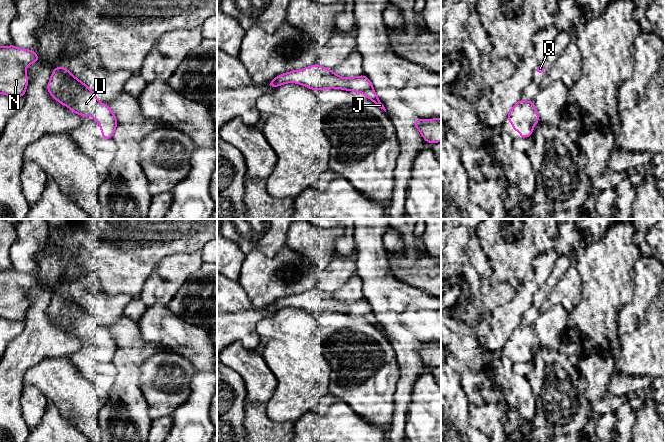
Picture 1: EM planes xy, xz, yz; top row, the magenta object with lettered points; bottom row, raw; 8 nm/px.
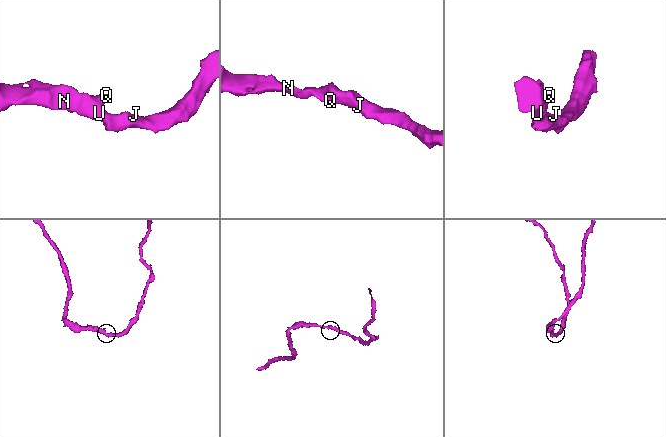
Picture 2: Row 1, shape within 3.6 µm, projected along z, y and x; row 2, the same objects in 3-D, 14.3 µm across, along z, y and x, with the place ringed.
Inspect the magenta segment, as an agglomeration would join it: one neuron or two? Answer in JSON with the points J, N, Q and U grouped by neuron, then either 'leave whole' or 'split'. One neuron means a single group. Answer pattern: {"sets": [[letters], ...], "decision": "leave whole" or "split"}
{"sets": [["J", "N", "Q", "U"]], "decision": "leave whole"}

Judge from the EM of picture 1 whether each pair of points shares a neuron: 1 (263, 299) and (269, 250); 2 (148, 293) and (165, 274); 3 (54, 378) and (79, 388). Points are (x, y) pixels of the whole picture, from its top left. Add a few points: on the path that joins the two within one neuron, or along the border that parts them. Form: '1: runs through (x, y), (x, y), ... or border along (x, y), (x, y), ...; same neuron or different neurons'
1: border along (285, 245), (273, 257), (258, 250), (246, 254); different neurons
2: runs through (155, 286), (158, 273); same neuron
3: runs through (60, 381), (67, 388), (73, 388); same neuron

